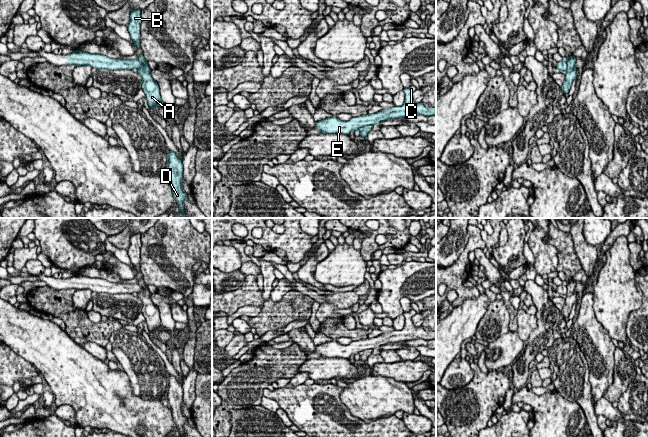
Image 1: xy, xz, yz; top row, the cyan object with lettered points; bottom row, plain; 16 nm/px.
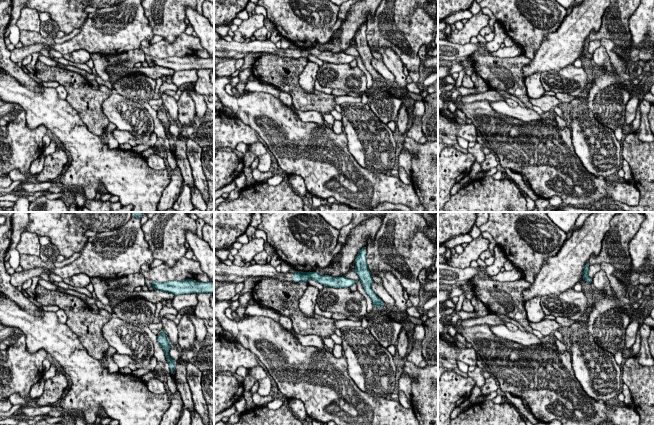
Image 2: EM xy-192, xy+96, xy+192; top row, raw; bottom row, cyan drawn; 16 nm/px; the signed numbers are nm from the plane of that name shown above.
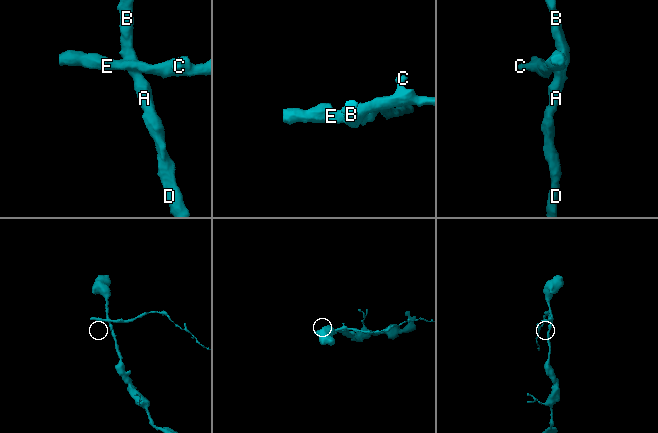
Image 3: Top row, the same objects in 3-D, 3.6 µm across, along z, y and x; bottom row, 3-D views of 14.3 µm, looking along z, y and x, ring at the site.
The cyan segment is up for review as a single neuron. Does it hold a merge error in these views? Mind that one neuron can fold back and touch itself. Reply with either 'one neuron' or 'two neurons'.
two neurons

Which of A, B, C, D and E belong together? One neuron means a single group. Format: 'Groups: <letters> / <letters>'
Groups: A B D / C E

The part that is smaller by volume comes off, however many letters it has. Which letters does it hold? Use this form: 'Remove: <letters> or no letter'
Remove: C, E

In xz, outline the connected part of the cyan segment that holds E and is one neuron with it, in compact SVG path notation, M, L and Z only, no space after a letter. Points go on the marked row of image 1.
M413 86L404 88L405 101L402 106L382 109L374 114L352 117L349 121L342 121L337 117L330 117L315 123L314 129L320 133L339 133L348 135L351 131L359 130L363 126L379 124L387 119L424 115L426 117L436 115L436 108L427 108L422 102L416 103L411 94L416 90Z

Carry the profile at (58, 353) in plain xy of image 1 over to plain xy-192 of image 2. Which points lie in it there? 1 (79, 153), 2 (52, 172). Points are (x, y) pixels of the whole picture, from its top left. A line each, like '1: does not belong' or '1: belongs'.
1: belongs
2: does not belong

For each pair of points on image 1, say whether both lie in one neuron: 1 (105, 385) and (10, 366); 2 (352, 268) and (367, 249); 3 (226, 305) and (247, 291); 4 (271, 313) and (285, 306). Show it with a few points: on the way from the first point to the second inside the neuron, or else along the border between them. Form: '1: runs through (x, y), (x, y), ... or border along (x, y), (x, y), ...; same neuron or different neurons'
1: border along (18, 354), (37, 369); different neurons
2: border along (359, 250), (365, 261); different neurons
3: runs through (231, 301), (242, 296); same neuron
4: runs through (274, 313), (278, 313), (282, 309); same neuron

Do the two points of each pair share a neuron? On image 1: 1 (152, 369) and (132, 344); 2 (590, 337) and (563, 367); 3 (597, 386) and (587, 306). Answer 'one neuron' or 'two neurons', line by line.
1: one neuron
2: two neurons
3: one neuron

